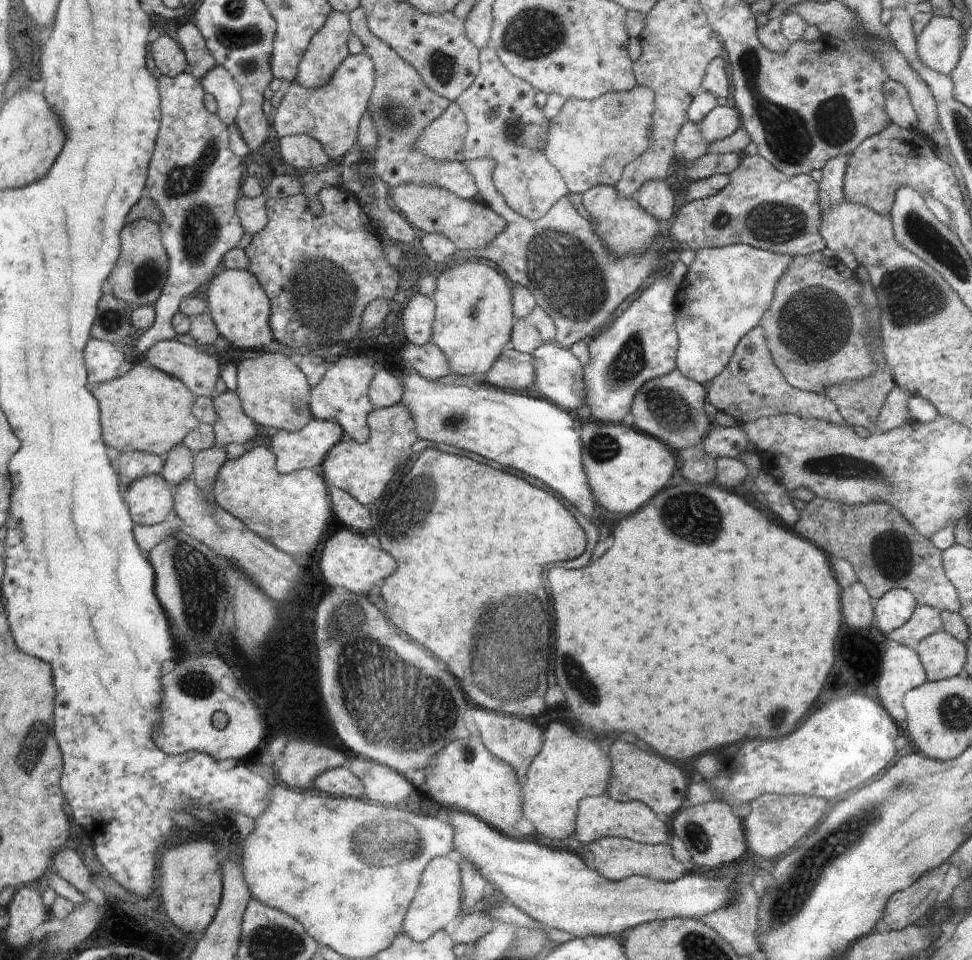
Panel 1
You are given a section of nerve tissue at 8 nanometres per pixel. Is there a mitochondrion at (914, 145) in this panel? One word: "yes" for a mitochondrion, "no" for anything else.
no

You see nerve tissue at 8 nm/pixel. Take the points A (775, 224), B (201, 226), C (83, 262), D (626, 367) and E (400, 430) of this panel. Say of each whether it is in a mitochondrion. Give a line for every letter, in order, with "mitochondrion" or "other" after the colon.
A: mitochondrion
B: mitochondrion
C: other
D: mitochondrion
E: other

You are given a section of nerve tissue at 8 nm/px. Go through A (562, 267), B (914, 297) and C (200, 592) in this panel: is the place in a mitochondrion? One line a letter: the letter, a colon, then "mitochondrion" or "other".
A: mitochondrion
B: mitochondrion
C: mitochondrion

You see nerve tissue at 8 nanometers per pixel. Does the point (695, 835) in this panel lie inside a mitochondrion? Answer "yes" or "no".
yes

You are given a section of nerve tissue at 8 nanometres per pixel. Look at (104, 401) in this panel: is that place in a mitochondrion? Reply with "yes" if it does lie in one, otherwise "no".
no

